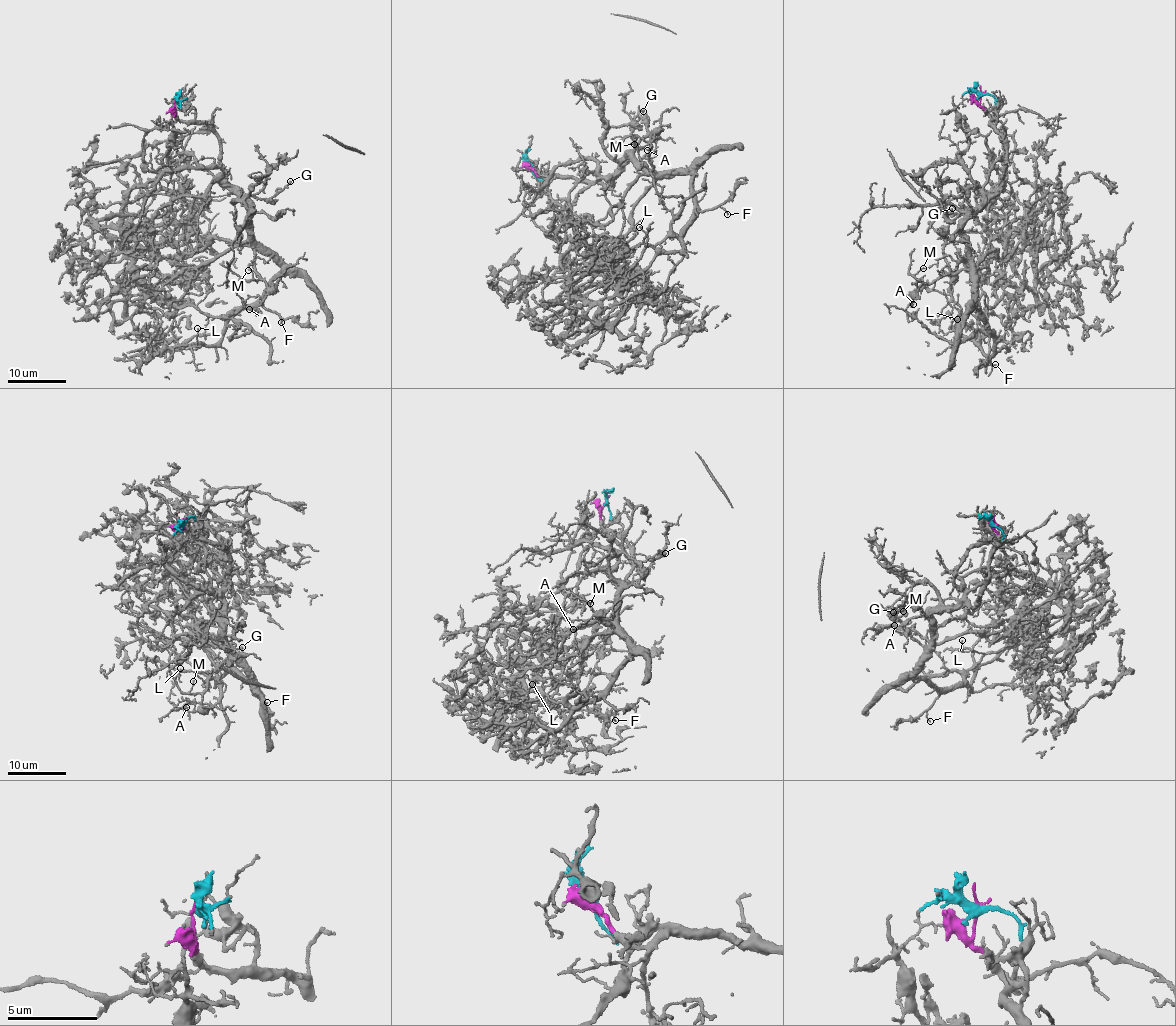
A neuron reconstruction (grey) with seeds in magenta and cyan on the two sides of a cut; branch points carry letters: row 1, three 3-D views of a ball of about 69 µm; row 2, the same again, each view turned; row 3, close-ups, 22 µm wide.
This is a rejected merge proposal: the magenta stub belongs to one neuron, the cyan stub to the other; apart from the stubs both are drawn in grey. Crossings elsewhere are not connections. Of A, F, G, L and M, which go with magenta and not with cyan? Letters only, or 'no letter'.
A, F, G, L, M

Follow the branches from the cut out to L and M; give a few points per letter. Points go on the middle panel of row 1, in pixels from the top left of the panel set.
L: (529, 166), (544, 180), (609, 189), (630, 155), (693, 175), (683, 251), (651, 247), (639, 226)
M: (529, 166), (544, 180), (568, 175), (609, 189), (630, 155), (655, 173), (651, 145), (637, 137), (634, 144)

